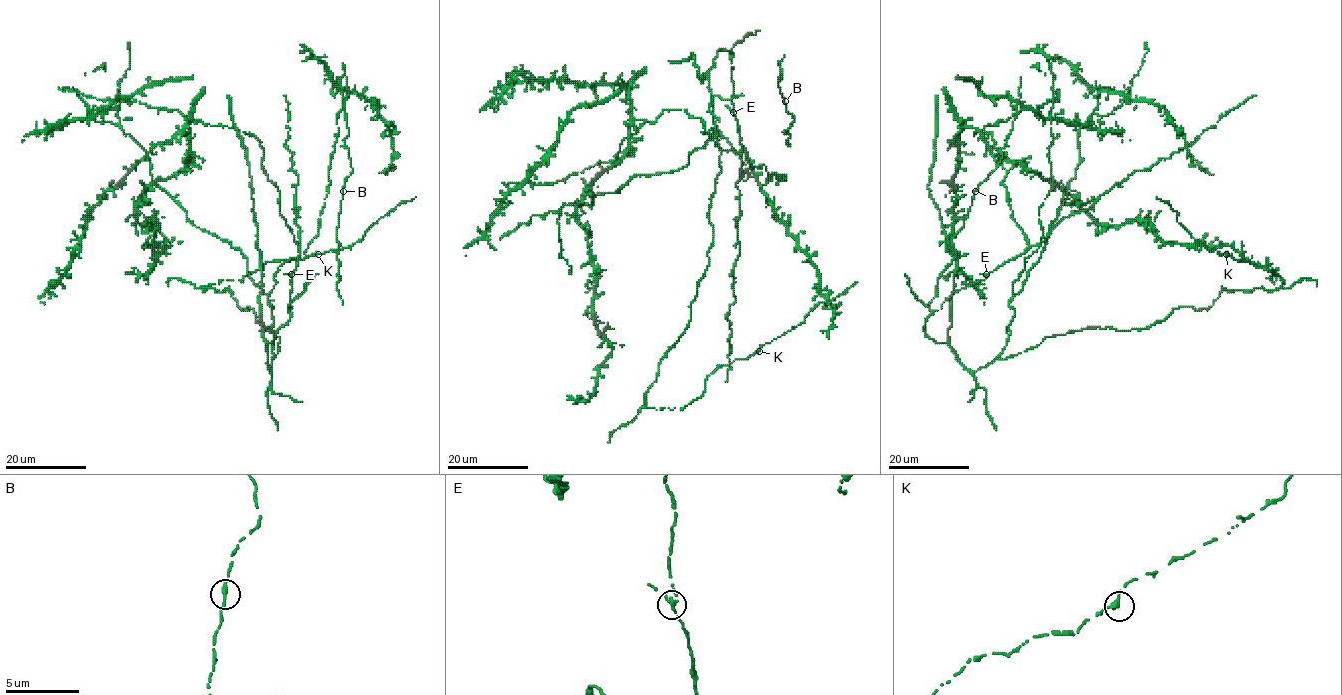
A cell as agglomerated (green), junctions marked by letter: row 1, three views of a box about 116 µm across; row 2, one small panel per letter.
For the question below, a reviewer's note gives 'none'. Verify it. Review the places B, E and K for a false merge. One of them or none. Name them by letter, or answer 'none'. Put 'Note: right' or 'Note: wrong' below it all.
none
Note: right

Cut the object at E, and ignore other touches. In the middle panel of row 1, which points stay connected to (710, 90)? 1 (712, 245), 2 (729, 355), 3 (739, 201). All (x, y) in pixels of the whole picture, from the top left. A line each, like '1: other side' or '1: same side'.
1: same side
2: other side
3: other side

